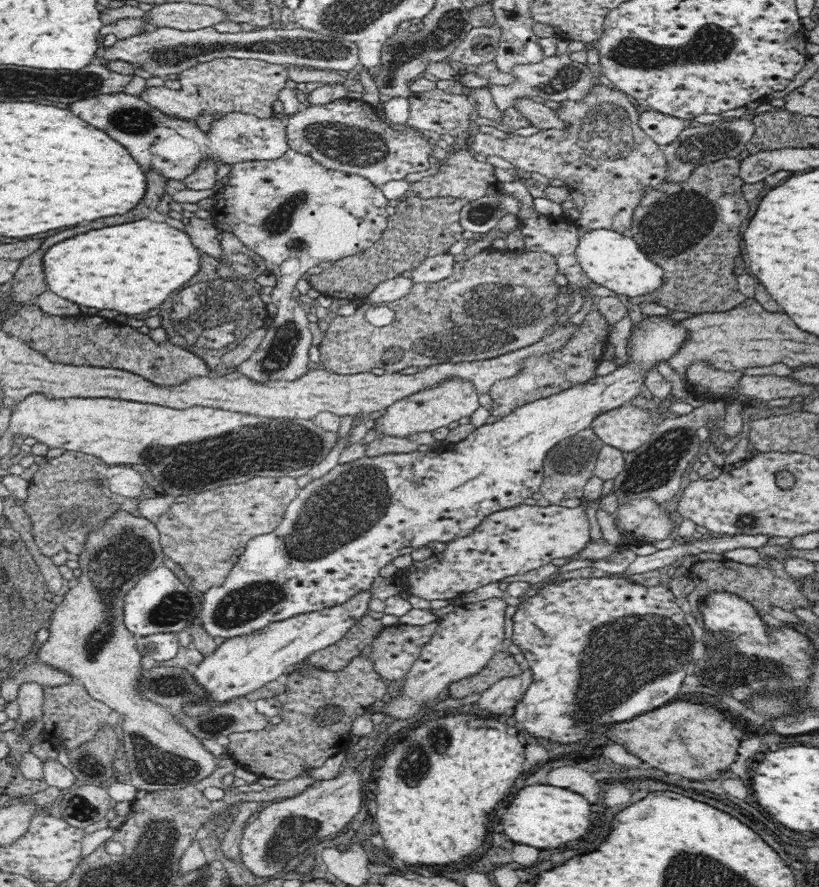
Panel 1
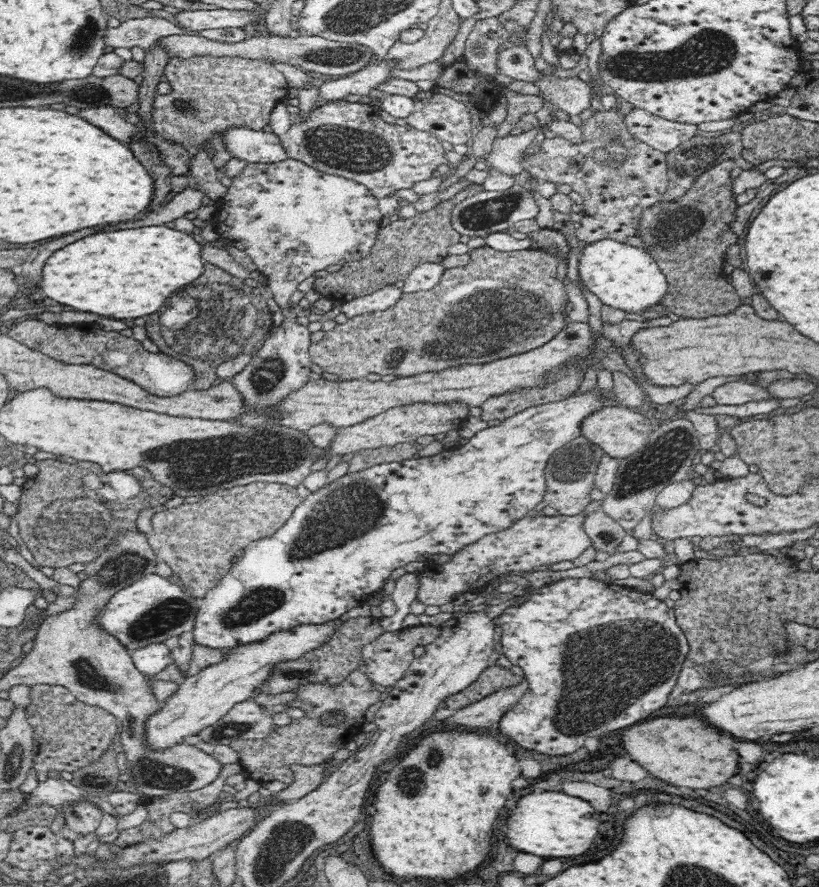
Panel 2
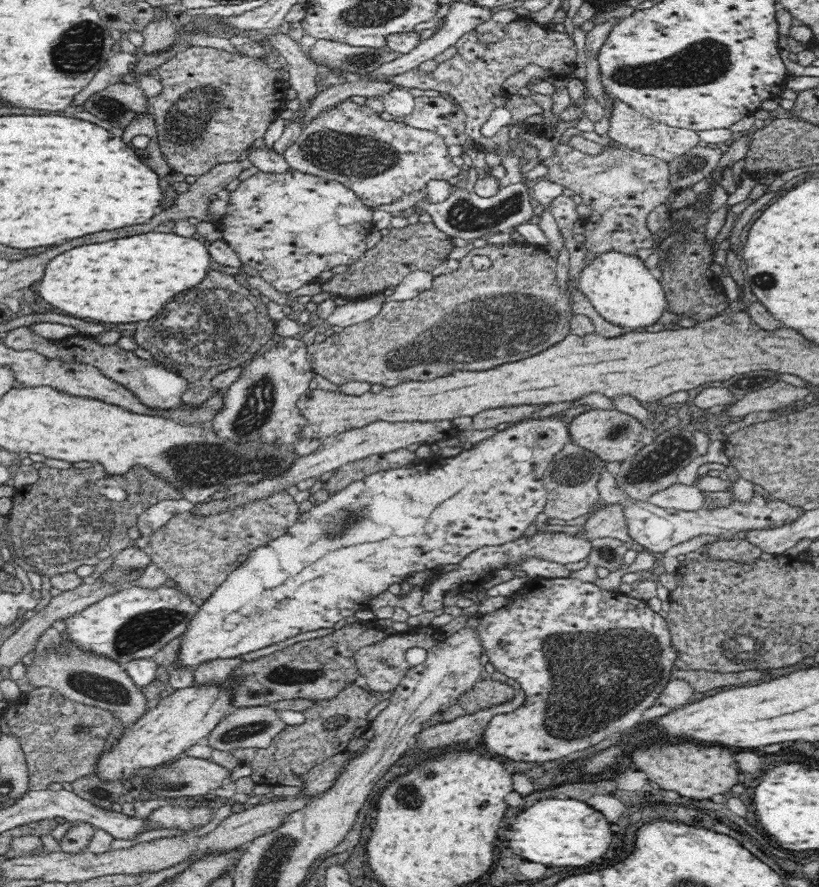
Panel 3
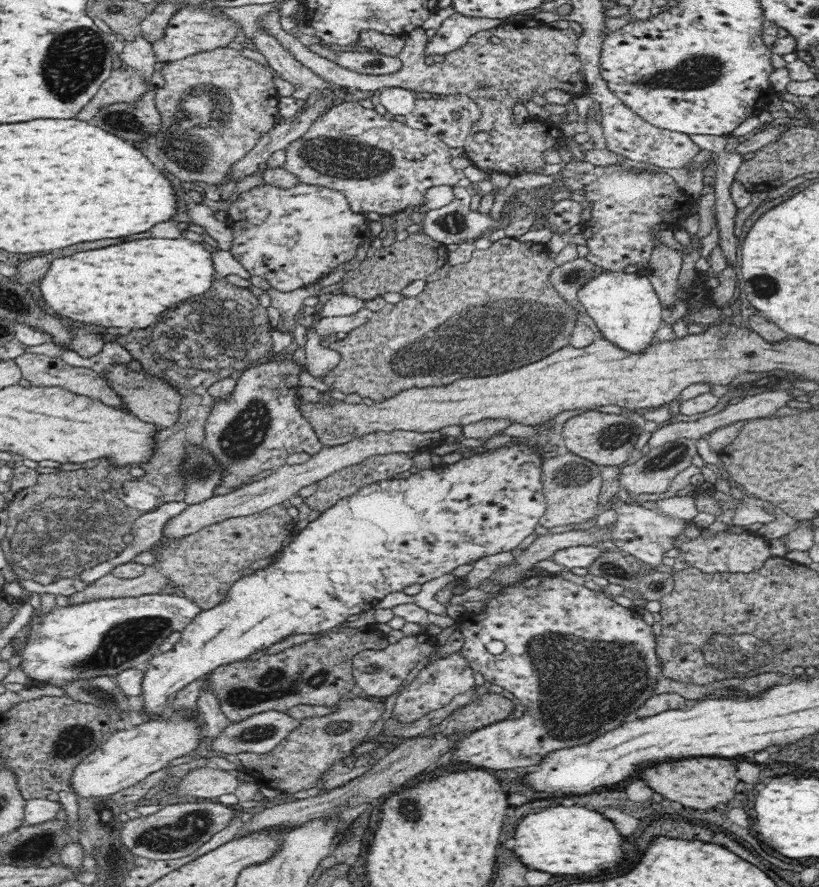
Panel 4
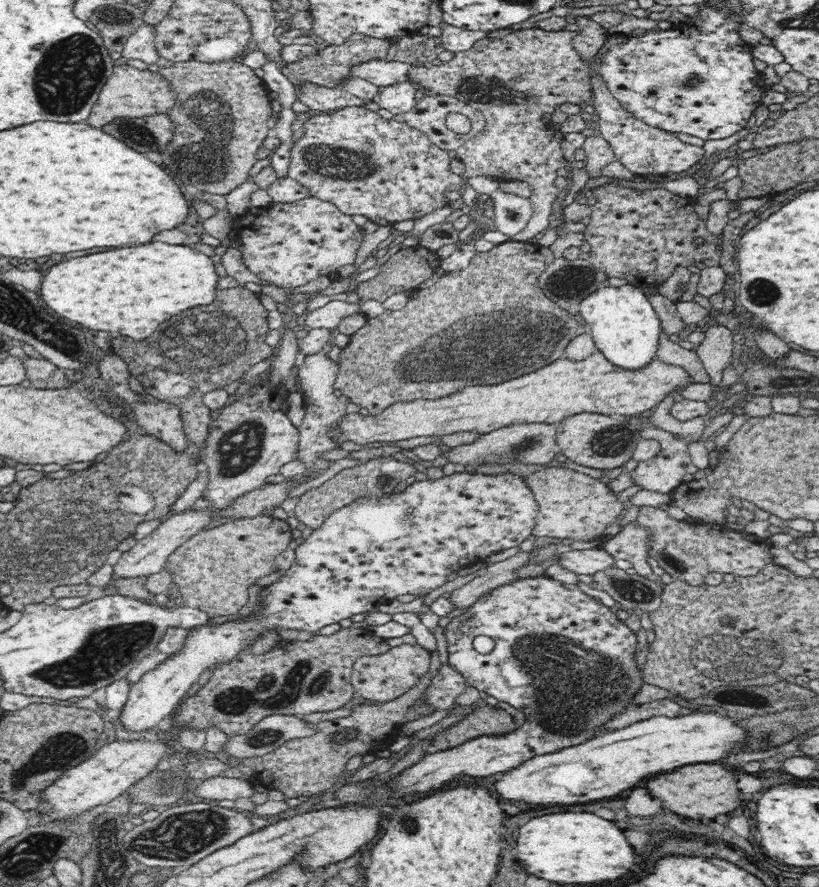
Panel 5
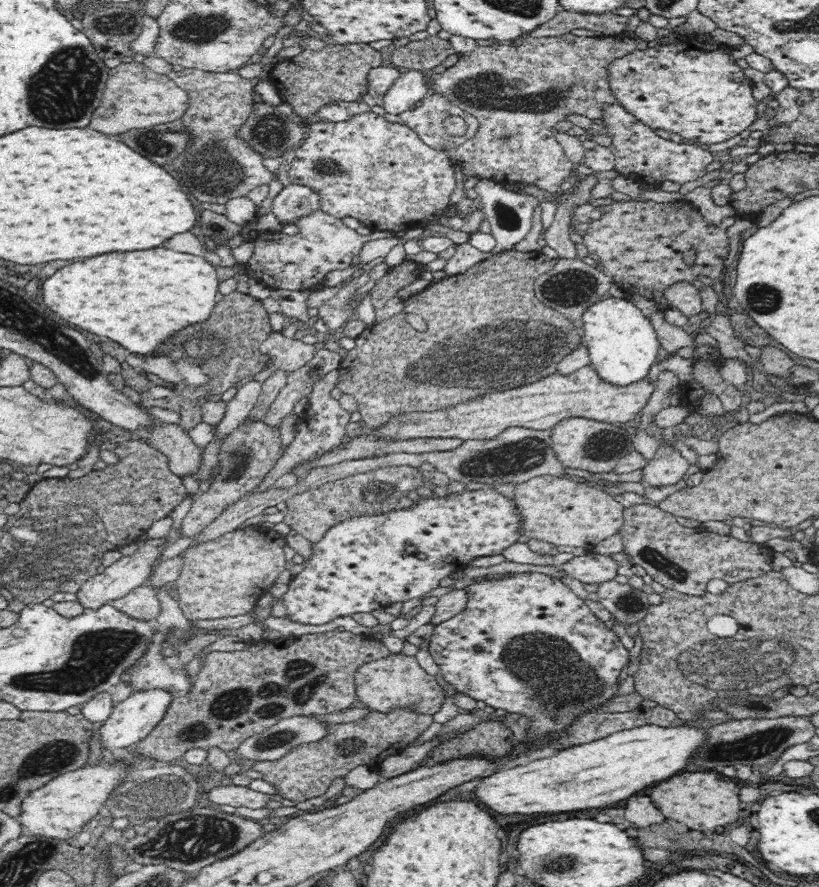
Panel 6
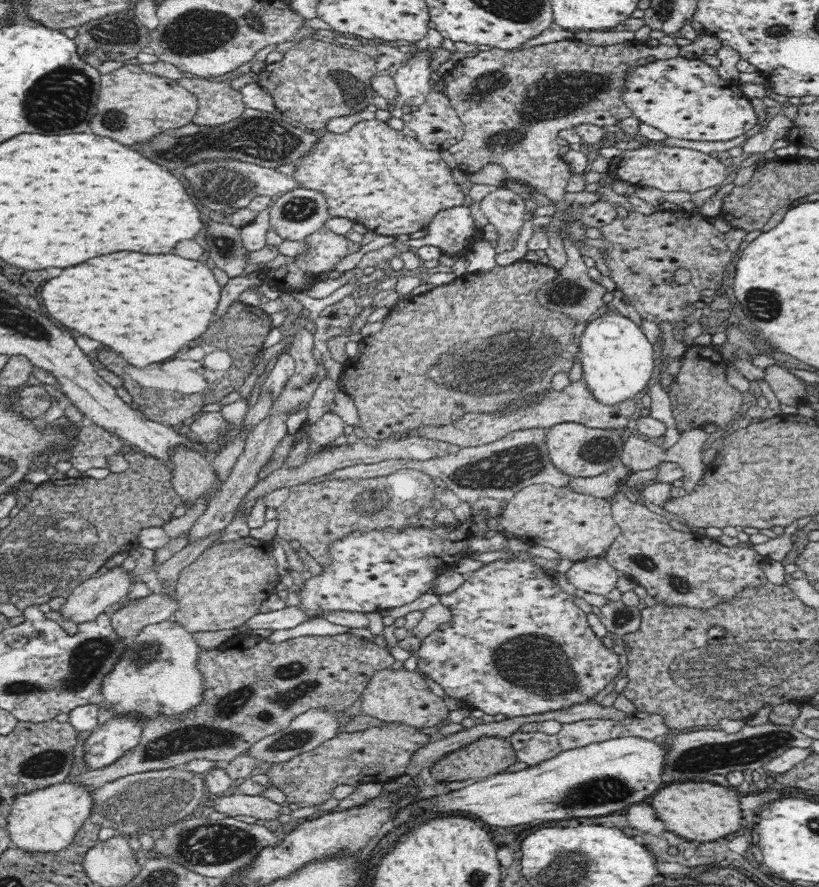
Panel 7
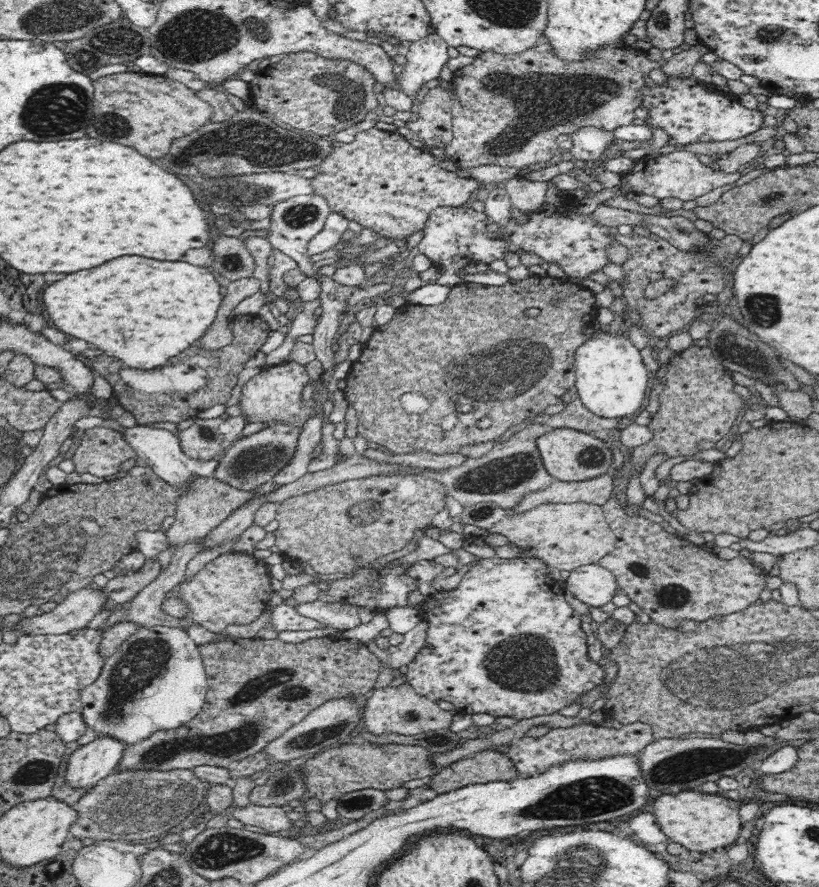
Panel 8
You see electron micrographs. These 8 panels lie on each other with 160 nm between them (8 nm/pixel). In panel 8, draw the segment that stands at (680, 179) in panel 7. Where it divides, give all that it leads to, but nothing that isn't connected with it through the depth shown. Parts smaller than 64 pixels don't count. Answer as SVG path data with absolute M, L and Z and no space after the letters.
M681 150L659 158L650 156L638 159L634 168L625 173L622 180L634 193L648 194L658 199L678 198L686 202L696 200L698 196L708 194L714 188L720 188L724 184L734 183L741 176L742 173L737 170L734 173L726 173L715 165L704 165L692 152Z

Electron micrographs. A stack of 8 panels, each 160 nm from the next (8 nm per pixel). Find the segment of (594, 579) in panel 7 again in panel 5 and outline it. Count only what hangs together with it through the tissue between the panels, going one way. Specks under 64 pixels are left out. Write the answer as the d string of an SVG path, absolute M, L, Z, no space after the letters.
M602 547L586 550L567 549L560 555L559 565L577 575L593 576L598 571L614 567L615 561Z

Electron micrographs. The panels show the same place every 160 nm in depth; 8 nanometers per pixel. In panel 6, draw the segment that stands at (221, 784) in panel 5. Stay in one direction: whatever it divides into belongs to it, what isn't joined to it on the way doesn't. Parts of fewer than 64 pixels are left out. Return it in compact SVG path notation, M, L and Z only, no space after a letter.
M238 785L216 787L207 792L207 796L215 807L228 804L228 806L234 808L245 806L252 810L266 808L271 800L268 794L254 791L247 786Z

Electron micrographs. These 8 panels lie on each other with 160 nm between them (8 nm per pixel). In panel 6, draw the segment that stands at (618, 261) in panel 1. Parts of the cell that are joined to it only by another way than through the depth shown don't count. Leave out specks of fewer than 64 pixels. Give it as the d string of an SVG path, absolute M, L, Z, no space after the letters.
M608 296L587 308L582 320L582 344L588 350L590 366L603 382L630 386L648 376L661 347L652 323L631 301Z

